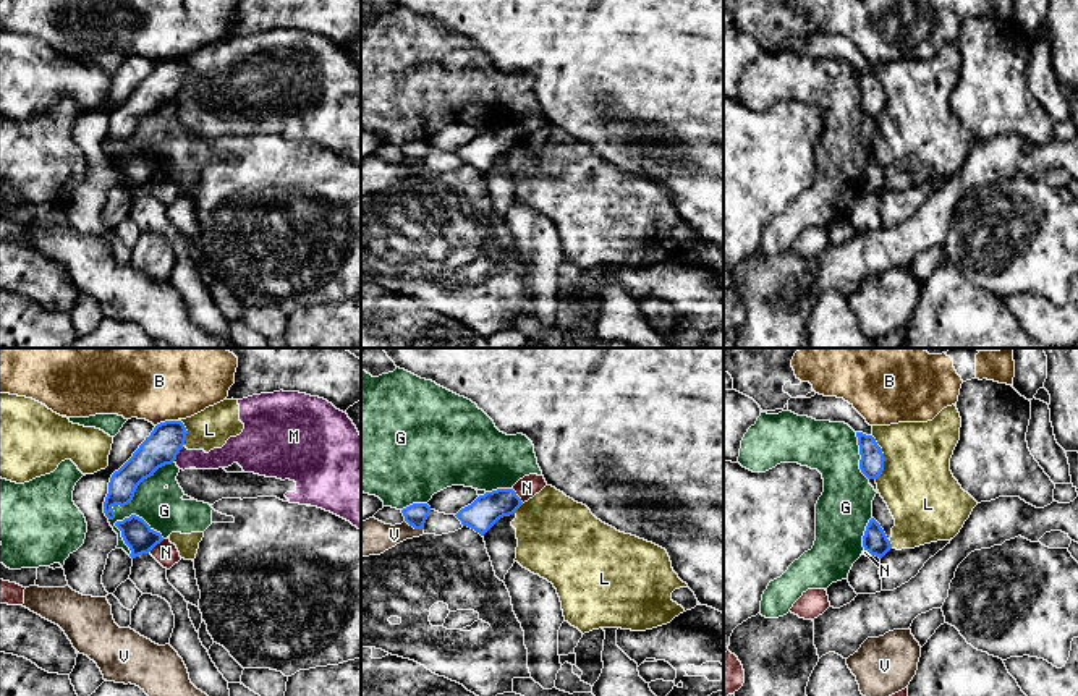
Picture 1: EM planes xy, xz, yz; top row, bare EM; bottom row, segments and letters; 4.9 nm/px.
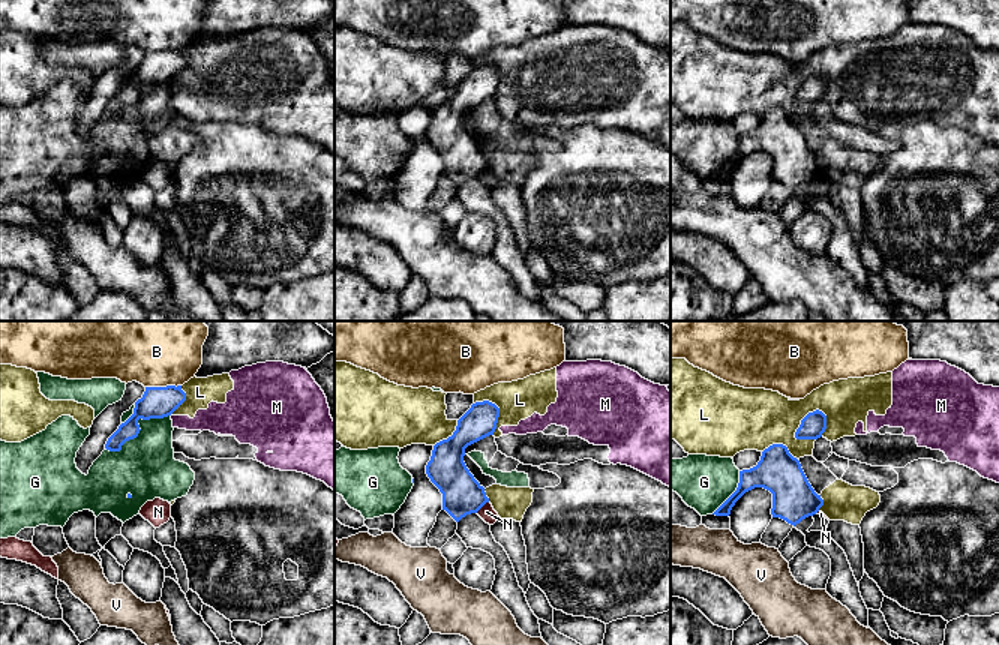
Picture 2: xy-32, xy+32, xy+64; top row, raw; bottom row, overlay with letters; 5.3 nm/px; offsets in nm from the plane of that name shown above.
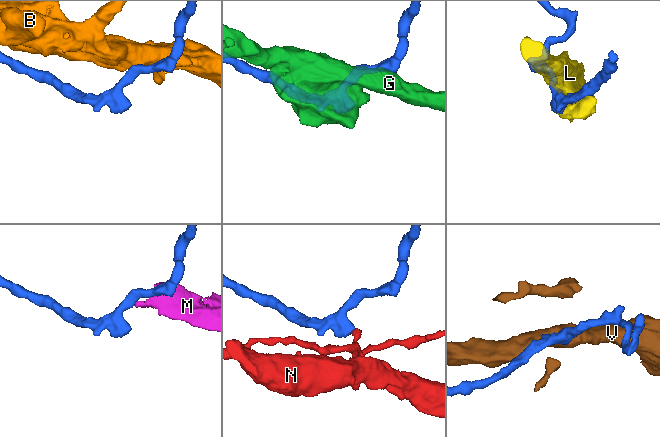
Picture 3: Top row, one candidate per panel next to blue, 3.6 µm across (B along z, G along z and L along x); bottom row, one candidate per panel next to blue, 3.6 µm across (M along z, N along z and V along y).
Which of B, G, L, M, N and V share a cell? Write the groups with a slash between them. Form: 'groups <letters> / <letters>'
groups B / G / L M / N / V

